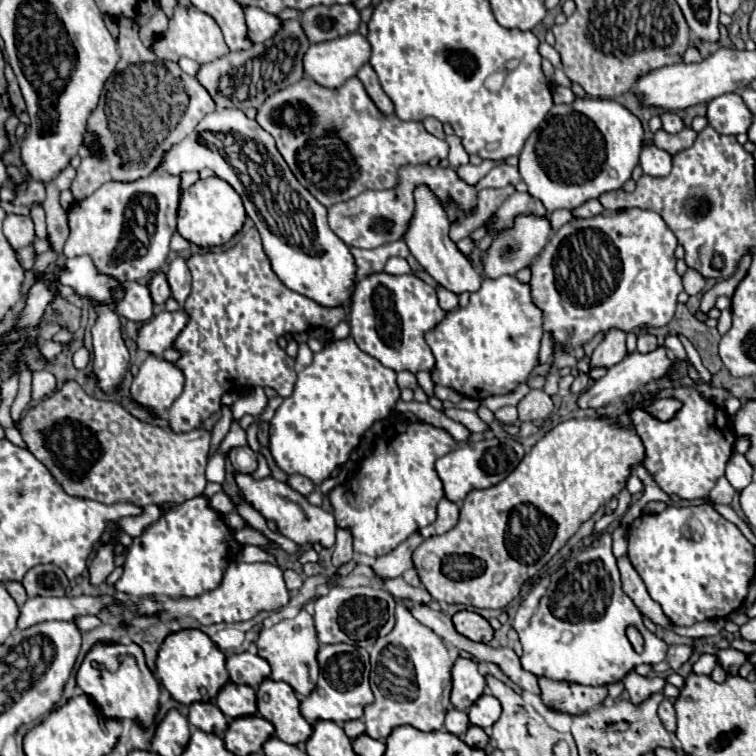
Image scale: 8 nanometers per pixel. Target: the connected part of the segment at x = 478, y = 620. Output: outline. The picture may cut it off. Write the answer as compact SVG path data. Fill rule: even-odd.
M462 610L458 614L452 616L452 622L454 622L454 628L474 640L474 642L482 642L482 644L488 644L492 640L492 626L488 624L486 618L482 618L480 614L476 612L470 612L470 610Z

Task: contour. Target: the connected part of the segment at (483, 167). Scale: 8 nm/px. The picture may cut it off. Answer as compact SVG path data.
M484 160L480 166L472 166L472 164L466 164L466 166L460 166L456 172L458 172L458 178L464 180L466 184L470 186L476 186L496 164L494 162L488 162Z

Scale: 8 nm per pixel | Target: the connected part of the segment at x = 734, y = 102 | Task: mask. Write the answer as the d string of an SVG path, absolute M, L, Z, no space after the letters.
M724 94L708 102L706 118L716 132L738 136L748 132L754 116L740 94Z

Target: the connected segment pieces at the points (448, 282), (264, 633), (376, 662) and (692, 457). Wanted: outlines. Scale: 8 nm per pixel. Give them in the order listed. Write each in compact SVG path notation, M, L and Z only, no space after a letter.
M420 184L414 188L414 214L408 222L408 228L404 232L404 242L408 244L412 256L424 266L424 270L446 290L454 292L454 294L474 294L480 290L482 284L482 274L476 272L472 268L472 264L468 262L468 258L456 248L456 244L448 238L448 230L450 230L450 220L446 216L446 210L440 202L440 198L426 186Z
M300 610L298 616L292 620L280 620L270 628L262 628L256 646L258 646L258 656L266 658L272 668L270 674L272 680L288 682L300 696L308 696L314 690L320 674L320 666L316 660L320 644L314 628L314 620L306 610Z
M396 606L394 630L378 638L370 652L370 686L376 696L372 706L364 708L366 734L376 740L386 740L398 726L414 726L422 732L434 732L444 726L444 716L452 708L452 666L444 642L424 624L420 624L404 606Z
M666 388L658 396L674 396L682 400L682 410L672 422L656 422L644 410L632 410L630 418L636 434L642 438L646 448L648 472L666 494L678 494L684 500L708 498L708 492L720 476L724 476L726 462L732 454L736 440L734 428L728 422L728 414L714 404L706 402L694 388Z

